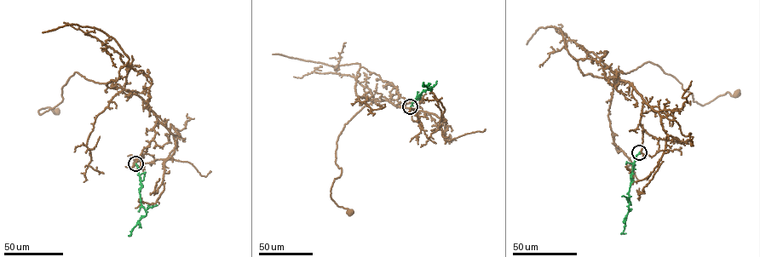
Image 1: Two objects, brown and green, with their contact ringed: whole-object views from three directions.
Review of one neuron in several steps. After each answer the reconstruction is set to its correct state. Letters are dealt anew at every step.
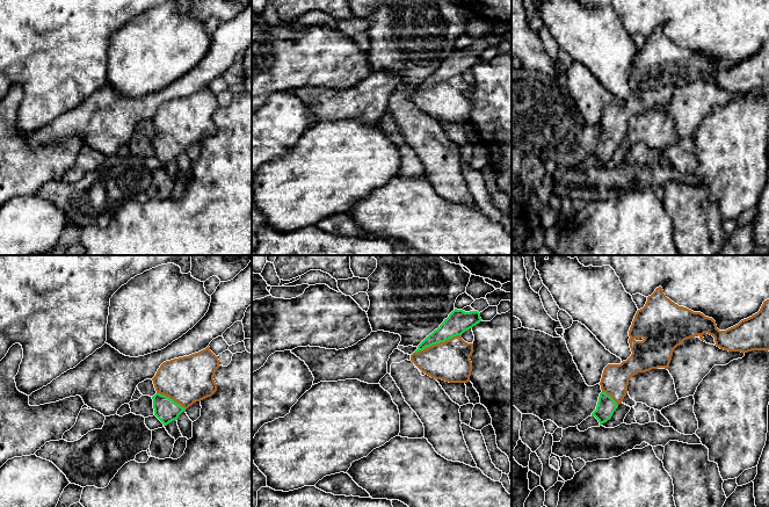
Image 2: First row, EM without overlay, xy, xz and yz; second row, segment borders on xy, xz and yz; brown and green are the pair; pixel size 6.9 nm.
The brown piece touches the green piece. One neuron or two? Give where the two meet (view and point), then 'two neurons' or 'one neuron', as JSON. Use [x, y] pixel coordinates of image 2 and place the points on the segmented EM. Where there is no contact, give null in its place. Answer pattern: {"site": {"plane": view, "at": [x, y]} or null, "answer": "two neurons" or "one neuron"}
{"site": {"plane": "xz", "at": [437, 343]}, "answer": "one neuron"}

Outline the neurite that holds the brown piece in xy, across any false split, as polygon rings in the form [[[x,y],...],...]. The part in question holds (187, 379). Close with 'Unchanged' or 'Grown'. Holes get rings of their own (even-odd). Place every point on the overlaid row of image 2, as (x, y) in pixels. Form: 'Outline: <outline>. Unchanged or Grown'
Outline: [[[205,349],[164,362],[152,378],[157,393],[152,397],[154,415],[167,426],[196,401],[217,391],[213,379],[219,360]]]. Grown

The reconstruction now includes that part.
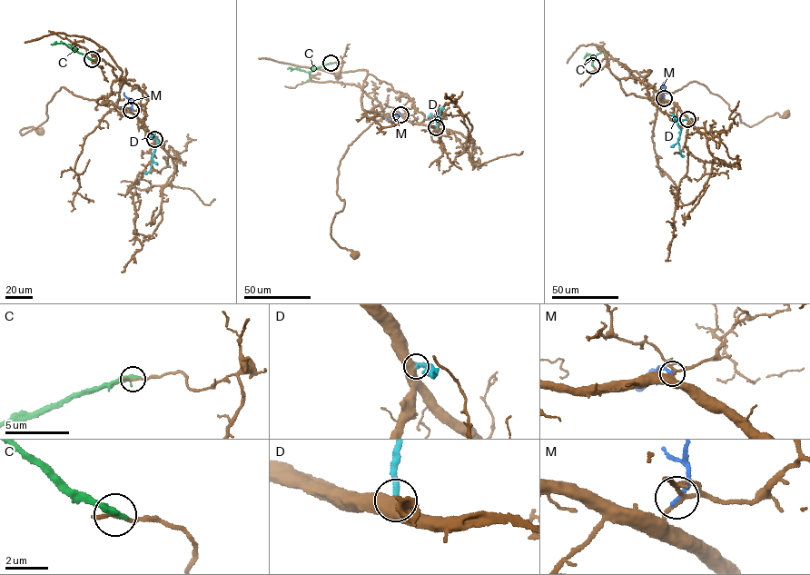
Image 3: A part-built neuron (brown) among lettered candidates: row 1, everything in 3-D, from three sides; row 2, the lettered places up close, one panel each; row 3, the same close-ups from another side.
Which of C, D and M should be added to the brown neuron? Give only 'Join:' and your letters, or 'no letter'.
Join: no letter

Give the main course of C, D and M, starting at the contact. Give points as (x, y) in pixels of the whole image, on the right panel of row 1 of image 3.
C: (592, 65), (594, 56), (588, 54), (585, 57)
D: (687, 119), (677, 122), (681, 129), (677, 141), (684, 156)
M: (664, 98), (664, 82)

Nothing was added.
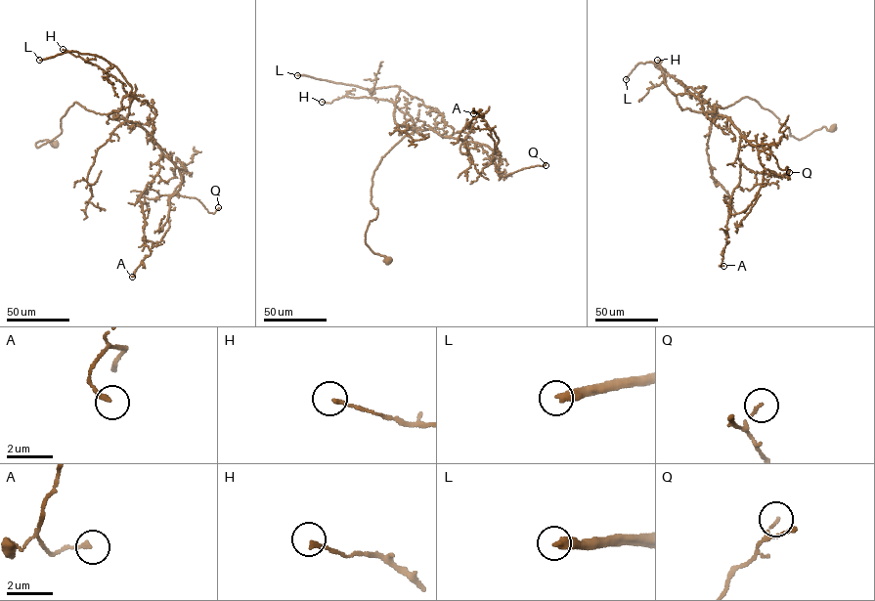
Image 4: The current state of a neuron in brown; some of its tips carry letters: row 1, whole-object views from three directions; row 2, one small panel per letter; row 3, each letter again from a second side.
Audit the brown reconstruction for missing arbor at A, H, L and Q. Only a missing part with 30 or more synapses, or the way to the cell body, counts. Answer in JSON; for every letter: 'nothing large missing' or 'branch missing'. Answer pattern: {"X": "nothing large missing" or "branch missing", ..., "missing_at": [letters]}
{"A": "nothing large missing", "H": "nothing large missing", "L": "branch missing", "Q": "nothing large missing", "missing_at": ["L"]}

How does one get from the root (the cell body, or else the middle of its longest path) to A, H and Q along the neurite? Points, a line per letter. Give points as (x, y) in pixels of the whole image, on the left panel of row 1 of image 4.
A: (54, 144), (35, 145), (60, 134), (75, 102), (142, 126), (160, 150), (139, 199), (151, 254), (132, 277)
H: (54, 144), (35, 145), (60, 134), (61, 118), (75, 102), (125, 120), (131, 101), (118, 80), (63, 49)
Q: (54, 144), (35, 145), (60, 134), (75, 102), (120, 115), (177, 166), (184, 181), (170, 196), (218, 207)

